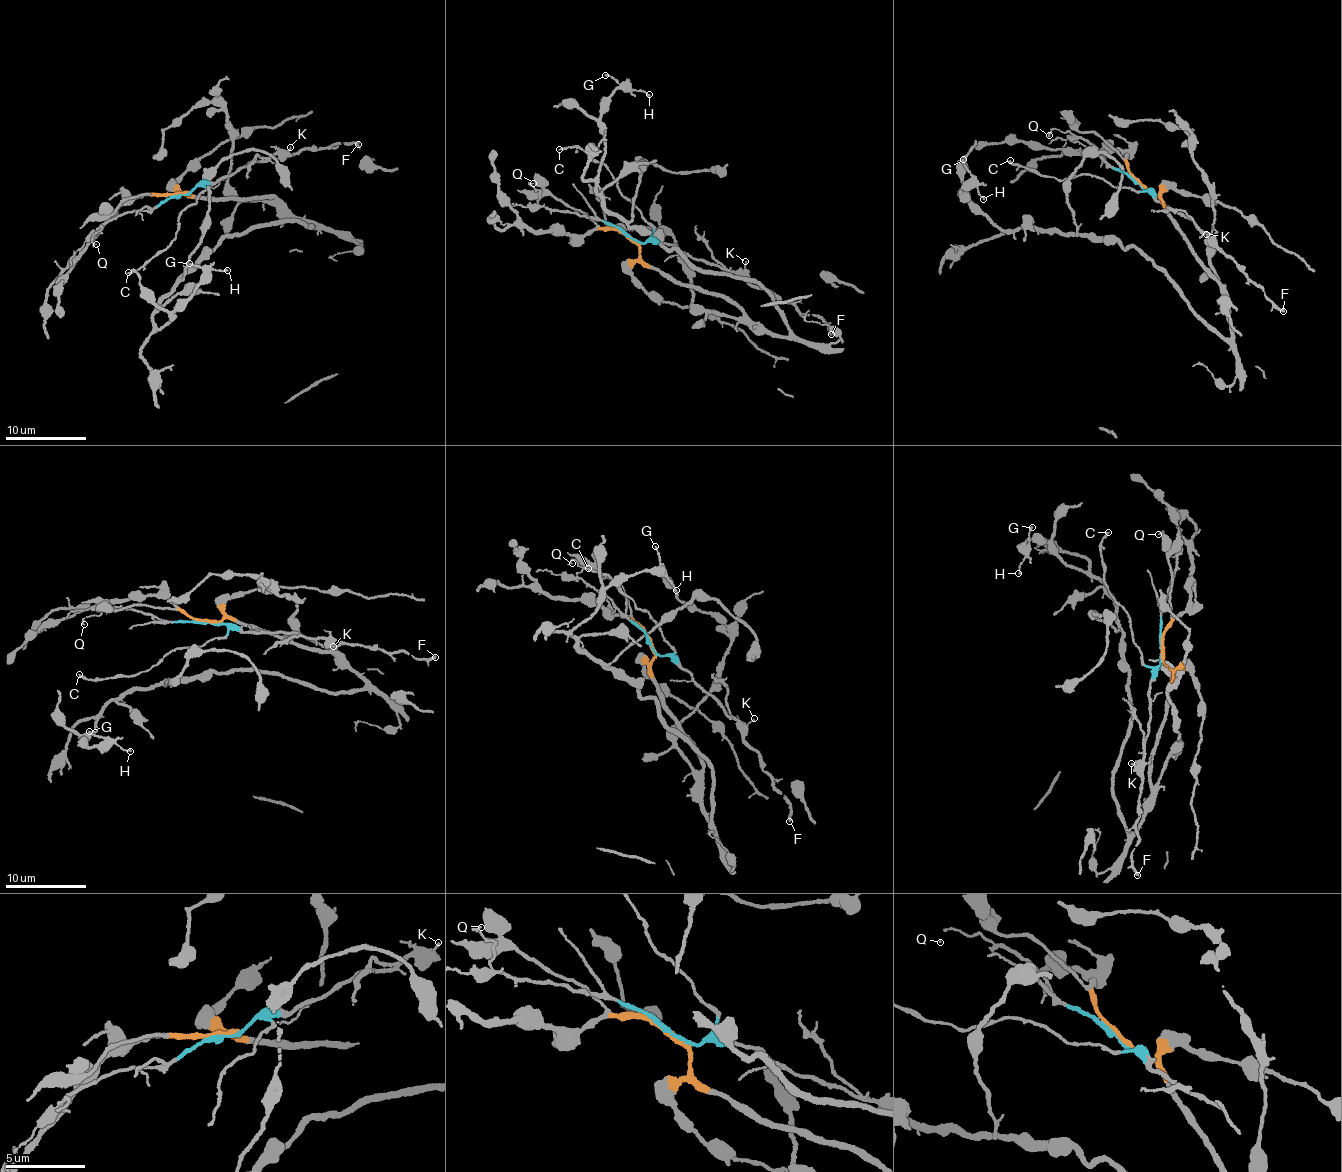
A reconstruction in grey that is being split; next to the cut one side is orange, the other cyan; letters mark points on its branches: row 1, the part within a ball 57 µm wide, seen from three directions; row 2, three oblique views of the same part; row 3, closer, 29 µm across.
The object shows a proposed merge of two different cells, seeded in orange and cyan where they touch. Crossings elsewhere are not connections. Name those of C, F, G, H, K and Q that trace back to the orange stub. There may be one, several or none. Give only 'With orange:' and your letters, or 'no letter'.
With orange: G, H

